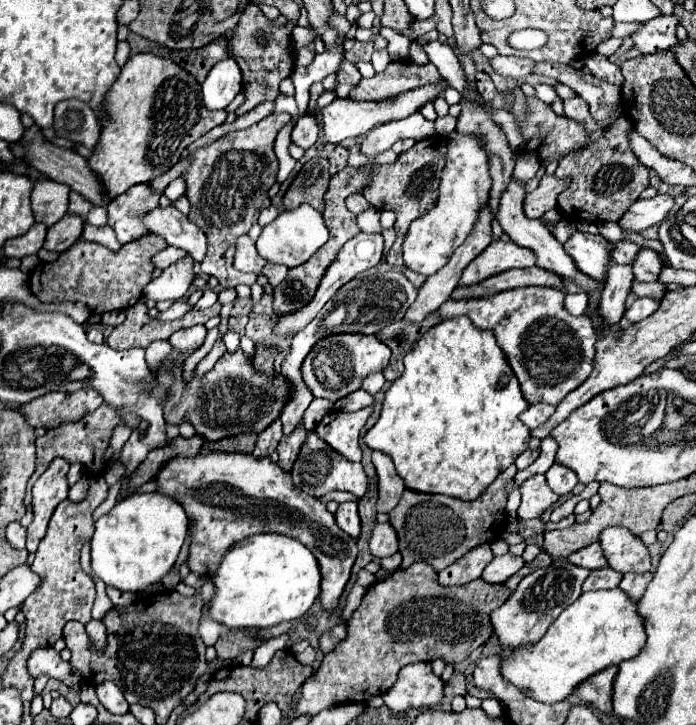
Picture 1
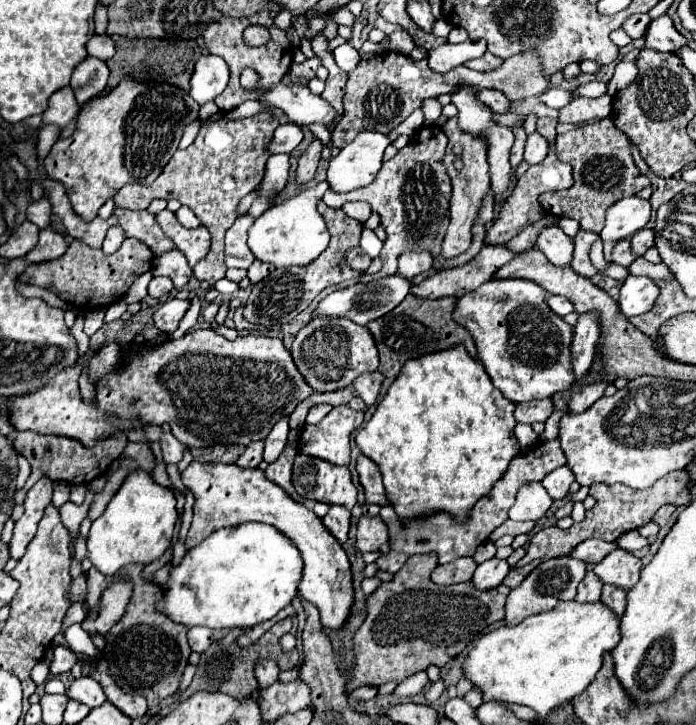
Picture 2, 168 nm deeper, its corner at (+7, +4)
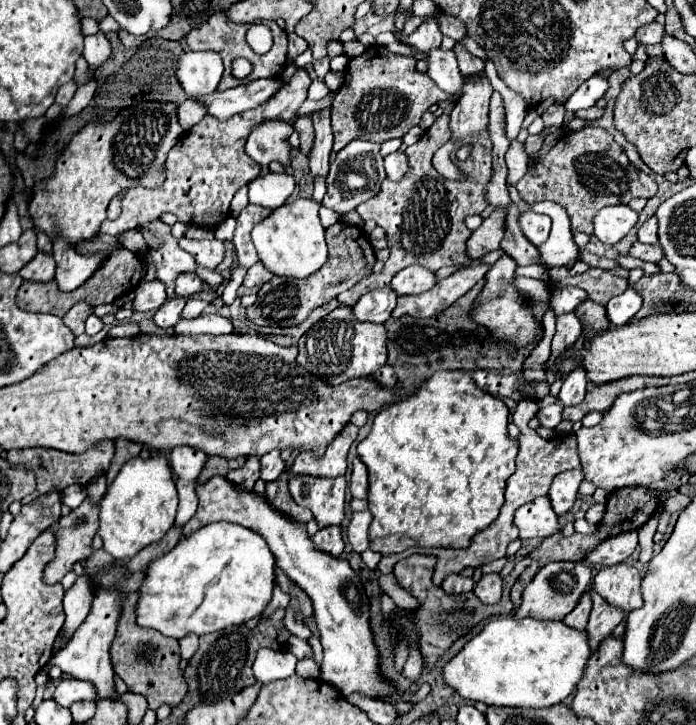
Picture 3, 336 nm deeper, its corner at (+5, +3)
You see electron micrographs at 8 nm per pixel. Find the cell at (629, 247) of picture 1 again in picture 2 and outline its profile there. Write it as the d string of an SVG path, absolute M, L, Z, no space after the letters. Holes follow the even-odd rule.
M619 240L619 242L615 244L615 248L613 248L611 258L613 258L613 264L629 266L629 264L635 260L635 256L633 256L631 250L629 250L629 240Z

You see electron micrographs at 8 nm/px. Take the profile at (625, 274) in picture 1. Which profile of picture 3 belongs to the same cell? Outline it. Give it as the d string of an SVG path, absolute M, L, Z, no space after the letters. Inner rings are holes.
M575 369L567 375L567 379L563 381L563 387L559 391L559 403L563 407L573 407L579 405L585 397L585 387L587 387L587 379L583 369Z

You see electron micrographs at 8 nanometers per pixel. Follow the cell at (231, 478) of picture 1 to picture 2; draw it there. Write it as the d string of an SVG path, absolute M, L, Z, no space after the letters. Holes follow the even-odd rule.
M191 462L181 472L183 484L193 492L193 522L189 528L189 536L185 546L193 548L201 544L213 530L237 526L243 520L271 524L277 530L285 532L295 546L301 550L303 558L303 580L299 584L299 594L311 602L321 616L321 624L329 628L339 628L353 604L353 584L351 584L351 568L347 554L339 540L327 532L321 518L309 510L307 506L295 502L285 490L265 478L261 468L243 468L237 464L207 464L207 462Z

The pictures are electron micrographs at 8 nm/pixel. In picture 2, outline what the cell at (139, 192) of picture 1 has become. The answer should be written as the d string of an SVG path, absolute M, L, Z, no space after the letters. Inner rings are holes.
M119 206L115 208L115 216L119 220L119 226L123 228L125 236L133 236L141 242L145 242L153 254L161 254L165 250L173 250L173 242L163 234L159 224L155 222L155 216L149 214L147 210L121 210Z

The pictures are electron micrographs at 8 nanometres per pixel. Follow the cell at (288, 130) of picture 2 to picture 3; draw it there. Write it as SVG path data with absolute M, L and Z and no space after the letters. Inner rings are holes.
M263 121L249 133L245 151L261 165L261 173L256 178L268 173L271 161L279 161L283 165L289 163L287 139L291 133L293 127L287 121Z

